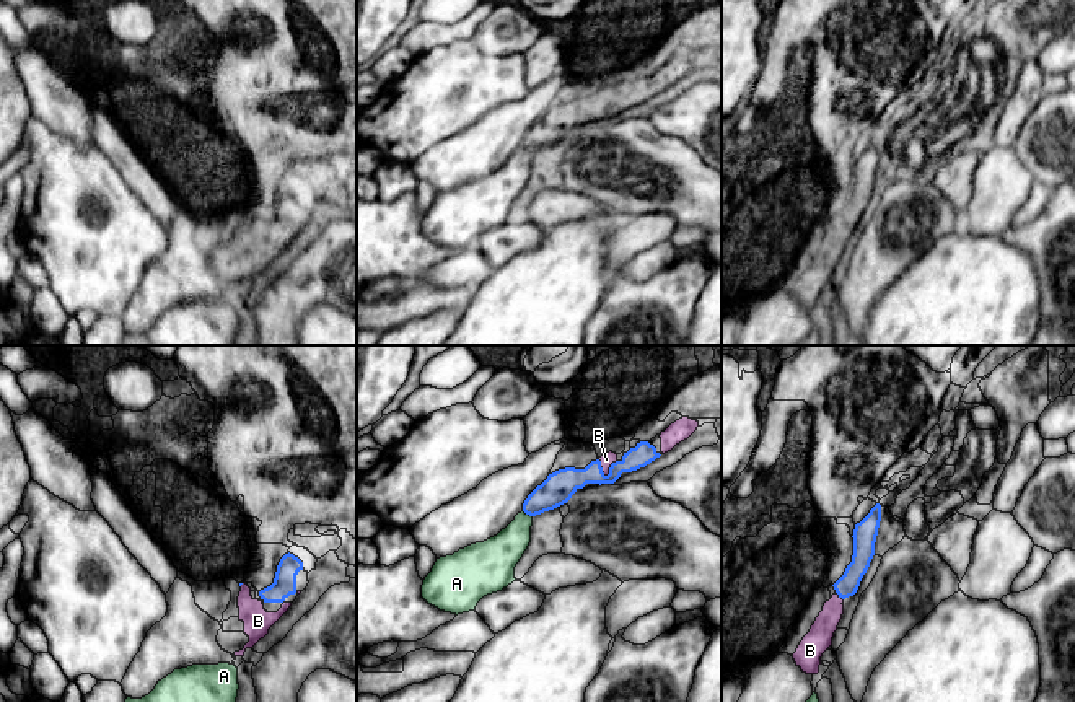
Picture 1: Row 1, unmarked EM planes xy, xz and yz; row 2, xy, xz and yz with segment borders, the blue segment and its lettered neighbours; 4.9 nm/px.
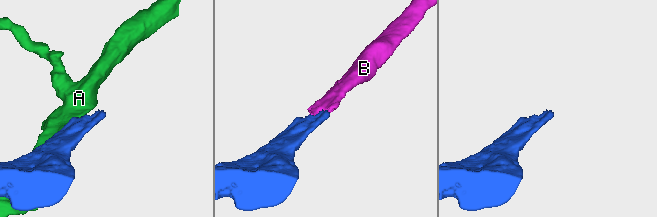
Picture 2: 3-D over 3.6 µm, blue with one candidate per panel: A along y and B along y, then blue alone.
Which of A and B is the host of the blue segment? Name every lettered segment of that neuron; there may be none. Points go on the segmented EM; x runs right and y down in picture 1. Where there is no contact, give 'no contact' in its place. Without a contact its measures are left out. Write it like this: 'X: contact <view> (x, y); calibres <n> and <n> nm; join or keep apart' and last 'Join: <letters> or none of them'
A: contact xz (528, 513); calibres 160 and 190 nm; keep apart
B: contact xz (609, 468); calibres 150 and 70 nm; join
Join: B

